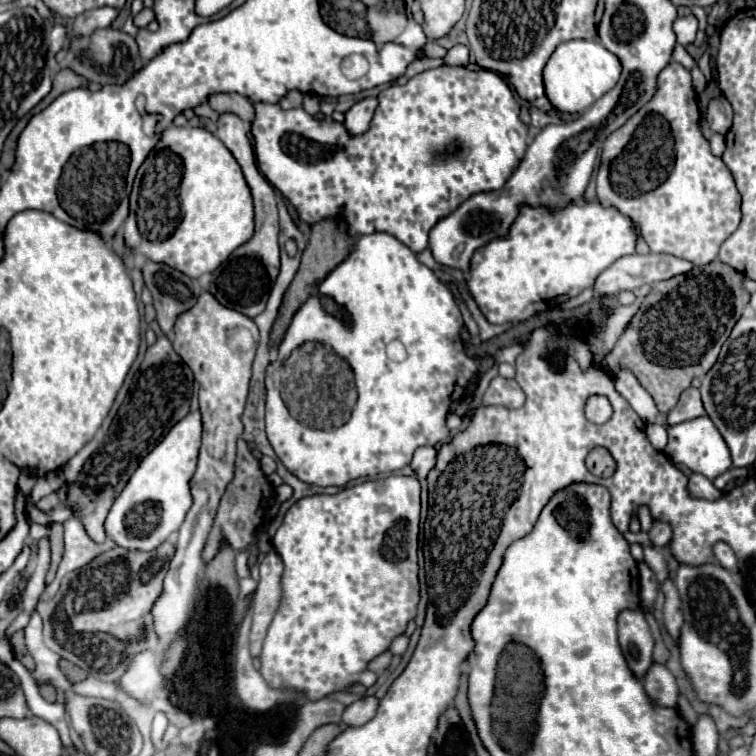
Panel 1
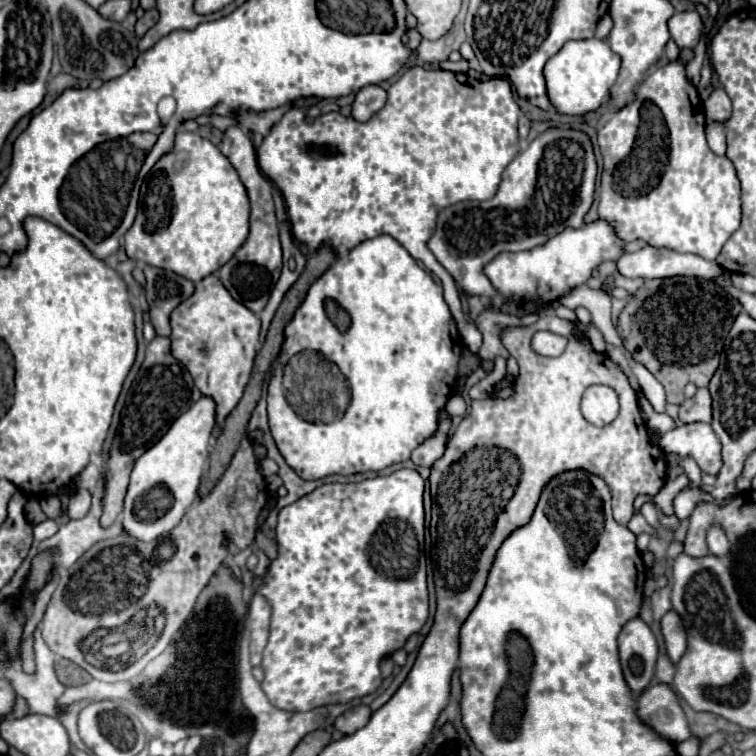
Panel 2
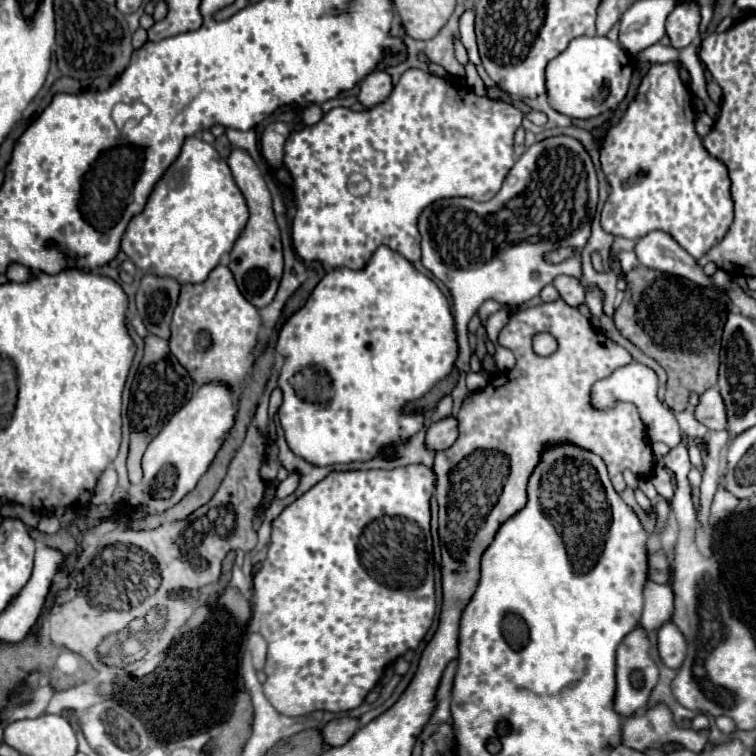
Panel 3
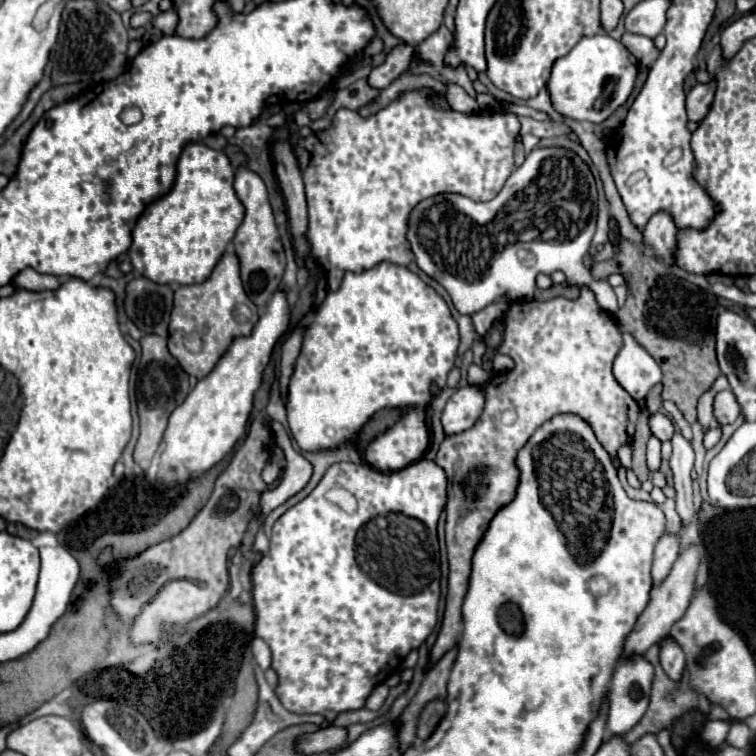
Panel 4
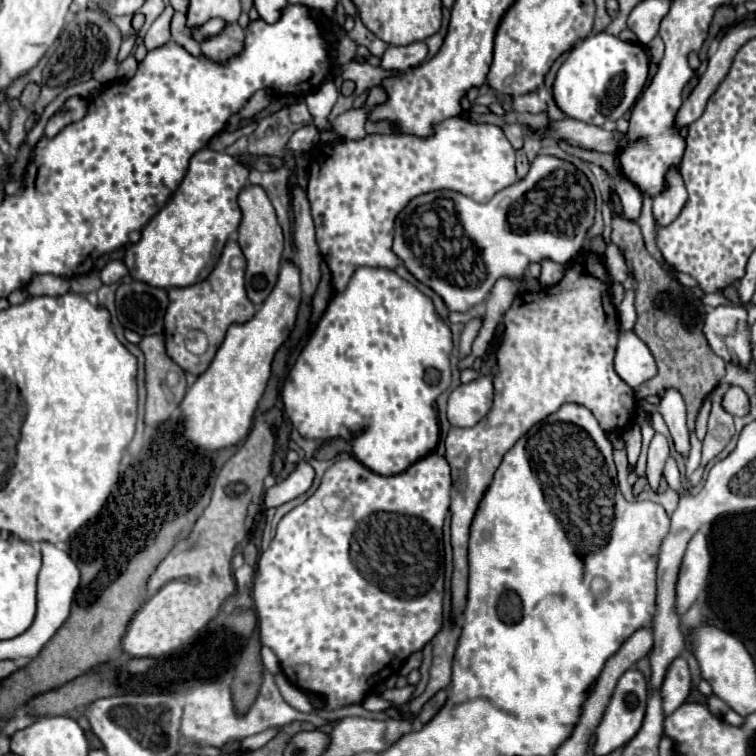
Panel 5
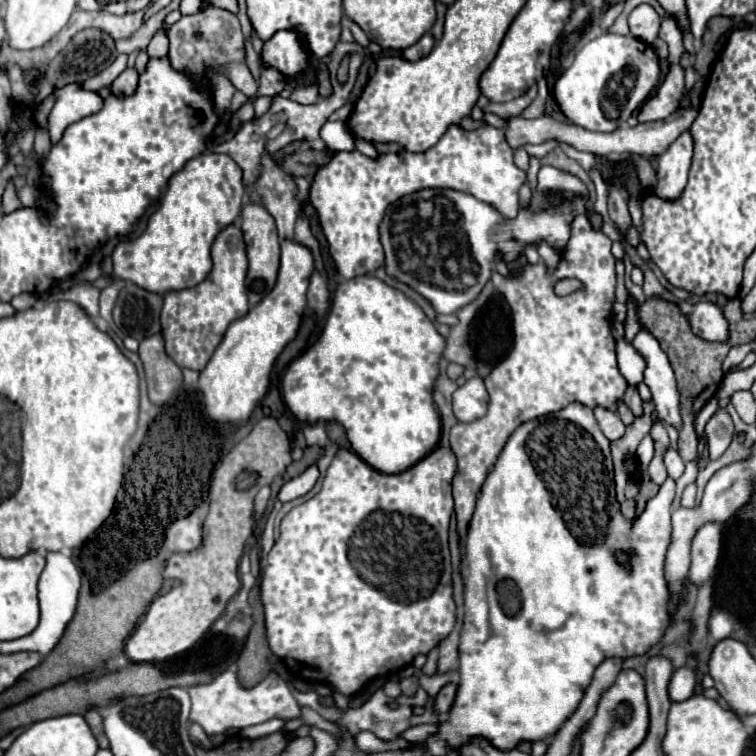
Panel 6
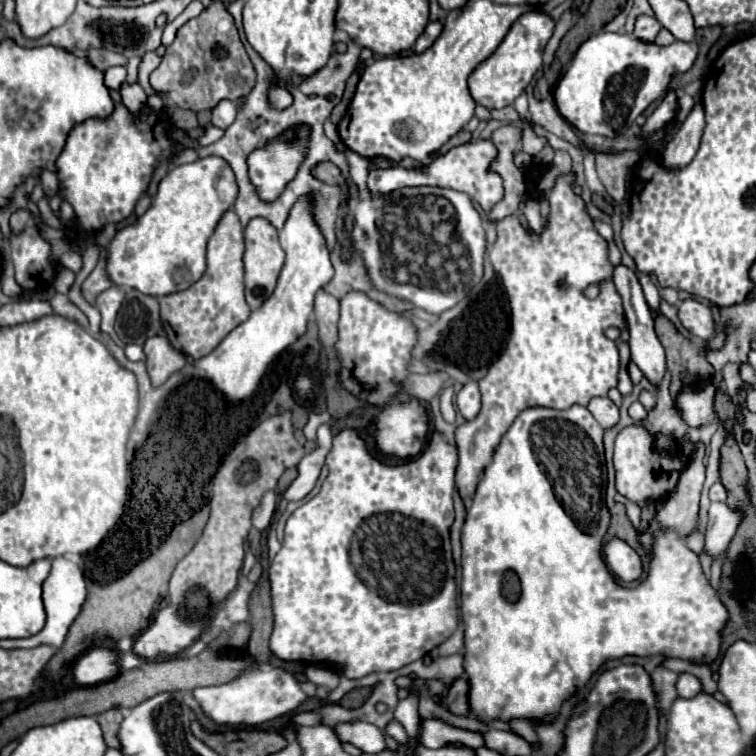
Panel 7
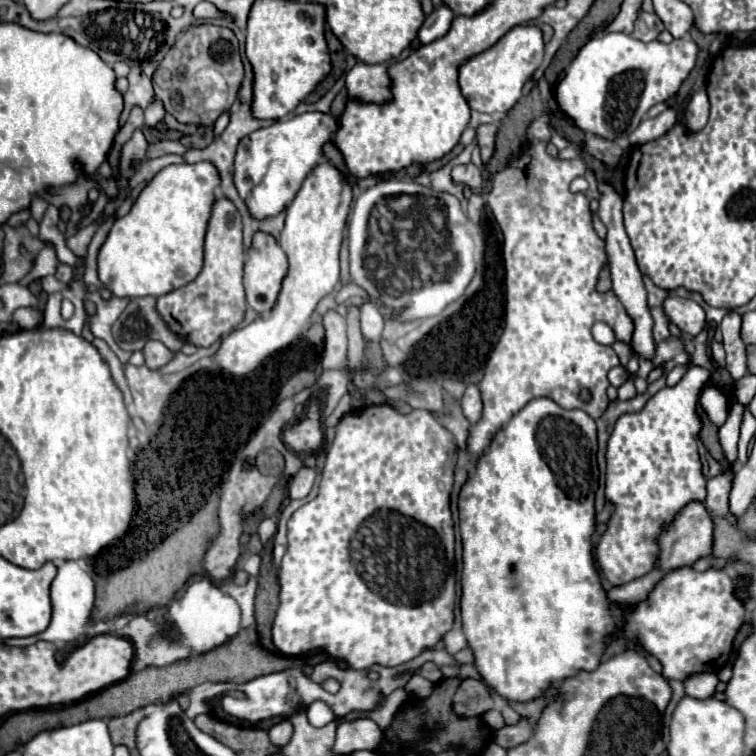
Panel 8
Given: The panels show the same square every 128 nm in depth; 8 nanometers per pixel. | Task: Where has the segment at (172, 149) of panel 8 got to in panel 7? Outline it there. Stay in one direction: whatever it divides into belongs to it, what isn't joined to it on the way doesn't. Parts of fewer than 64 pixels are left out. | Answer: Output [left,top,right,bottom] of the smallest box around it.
[198,125,224,146]

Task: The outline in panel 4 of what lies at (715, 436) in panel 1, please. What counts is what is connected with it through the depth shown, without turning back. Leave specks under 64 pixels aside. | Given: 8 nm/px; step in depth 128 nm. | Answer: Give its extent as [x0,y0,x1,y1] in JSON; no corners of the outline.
[614,332,674,442]

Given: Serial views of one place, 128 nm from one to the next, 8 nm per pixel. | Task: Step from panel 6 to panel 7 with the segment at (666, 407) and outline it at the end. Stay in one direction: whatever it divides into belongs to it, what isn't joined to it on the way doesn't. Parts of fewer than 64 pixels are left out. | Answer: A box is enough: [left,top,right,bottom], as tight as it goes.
[614,264,666,384]

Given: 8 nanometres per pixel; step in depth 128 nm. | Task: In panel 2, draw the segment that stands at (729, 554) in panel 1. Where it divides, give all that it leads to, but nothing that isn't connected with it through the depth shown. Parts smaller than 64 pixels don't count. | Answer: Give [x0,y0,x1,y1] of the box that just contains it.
[706,524,730,556]

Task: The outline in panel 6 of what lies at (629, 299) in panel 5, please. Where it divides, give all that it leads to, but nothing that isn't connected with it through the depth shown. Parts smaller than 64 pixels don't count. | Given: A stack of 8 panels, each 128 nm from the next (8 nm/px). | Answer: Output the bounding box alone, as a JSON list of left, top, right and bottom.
[624,300,638,342]

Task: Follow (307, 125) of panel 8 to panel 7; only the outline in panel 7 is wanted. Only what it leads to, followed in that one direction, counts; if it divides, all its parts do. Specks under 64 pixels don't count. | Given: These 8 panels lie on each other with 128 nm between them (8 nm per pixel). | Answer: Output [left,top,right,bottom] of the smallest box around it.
[248,126,308,202]

